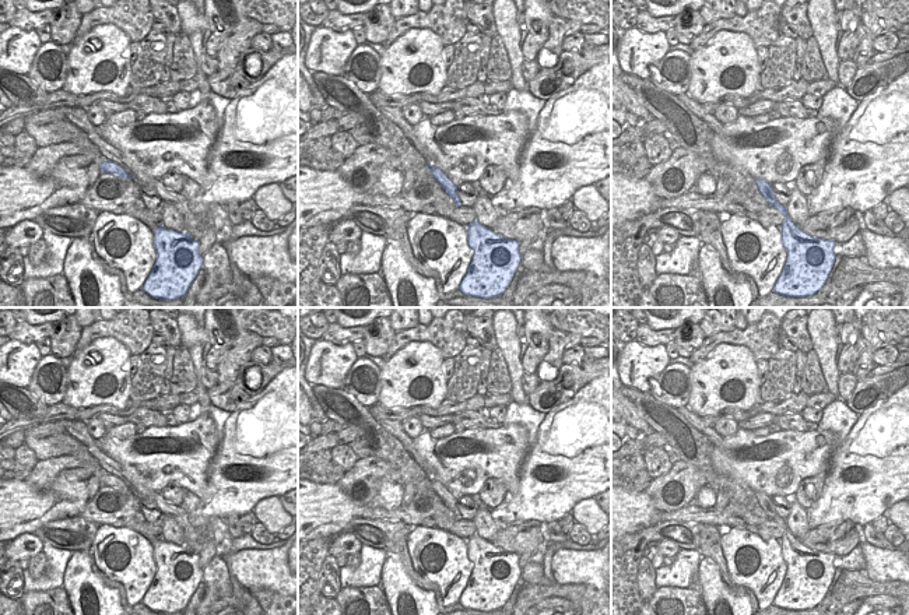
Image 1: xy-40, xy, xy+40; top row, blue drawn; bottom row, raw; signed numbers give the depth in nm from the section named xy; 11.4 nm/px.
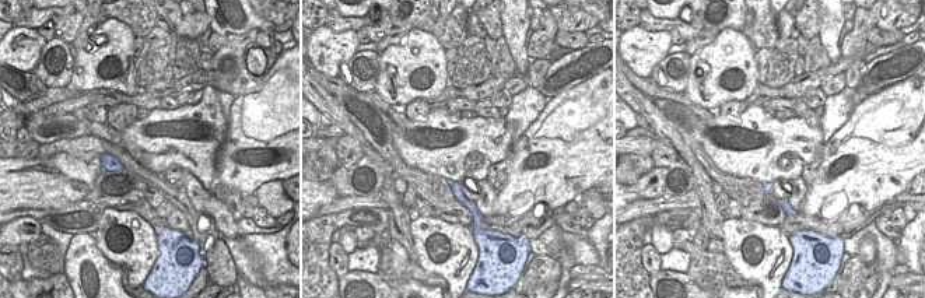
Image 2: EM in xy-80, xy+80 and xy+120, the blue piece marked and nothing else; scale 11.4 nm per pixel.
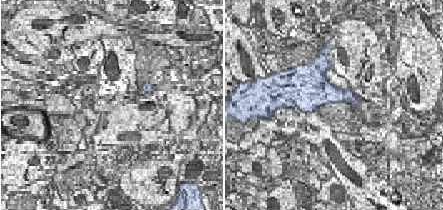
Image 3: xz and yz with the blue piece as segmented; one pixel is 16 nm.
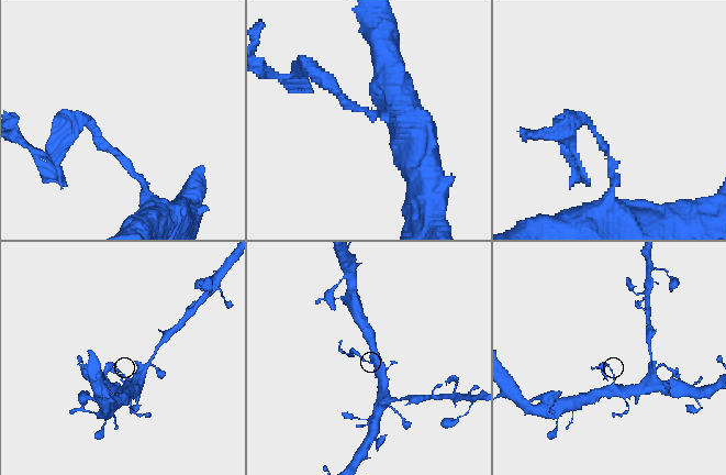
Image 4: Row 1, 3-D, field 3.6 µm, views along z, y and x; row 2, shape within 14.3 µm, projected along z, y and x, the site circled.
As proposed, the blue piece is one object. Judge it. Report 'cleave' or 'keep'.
cleave

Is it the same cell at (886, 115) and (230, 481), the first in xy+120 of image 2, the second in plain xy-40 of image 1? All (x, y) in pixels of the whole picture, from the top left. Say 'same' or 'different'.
same

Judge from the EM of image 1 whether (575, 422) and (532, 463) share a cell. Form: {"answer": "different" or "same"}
{"answer": "same"}

